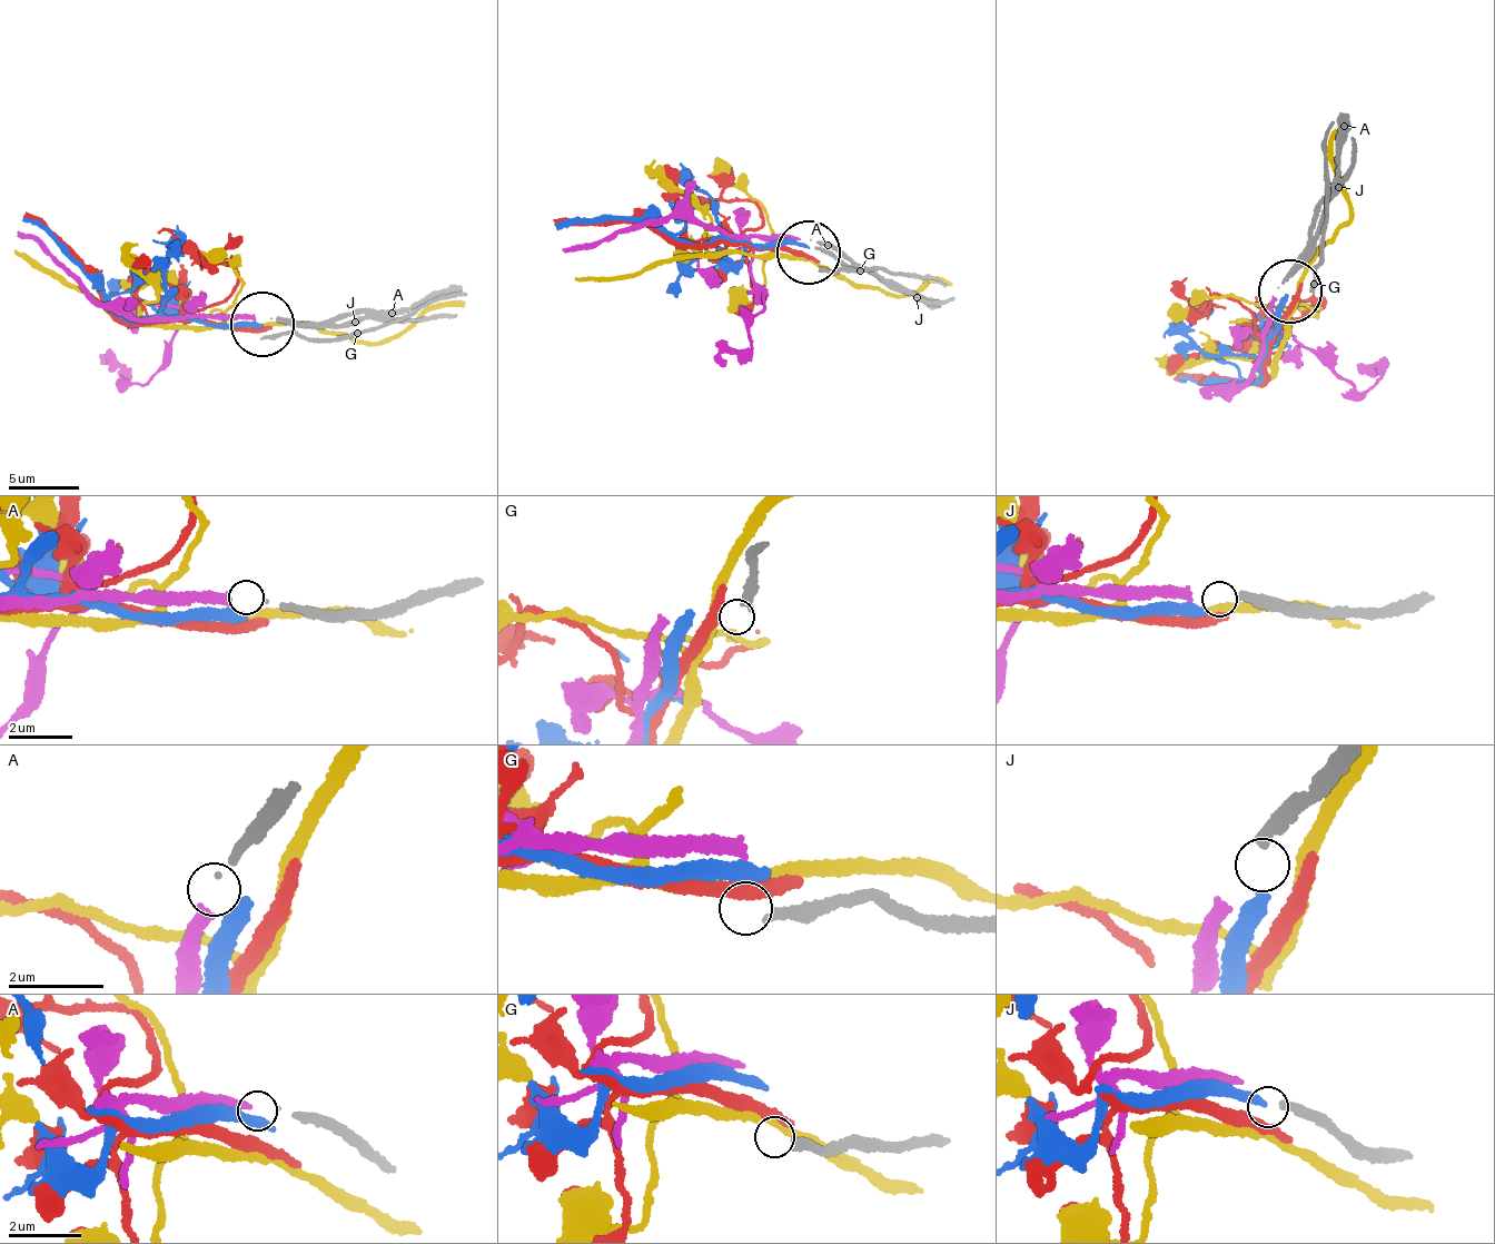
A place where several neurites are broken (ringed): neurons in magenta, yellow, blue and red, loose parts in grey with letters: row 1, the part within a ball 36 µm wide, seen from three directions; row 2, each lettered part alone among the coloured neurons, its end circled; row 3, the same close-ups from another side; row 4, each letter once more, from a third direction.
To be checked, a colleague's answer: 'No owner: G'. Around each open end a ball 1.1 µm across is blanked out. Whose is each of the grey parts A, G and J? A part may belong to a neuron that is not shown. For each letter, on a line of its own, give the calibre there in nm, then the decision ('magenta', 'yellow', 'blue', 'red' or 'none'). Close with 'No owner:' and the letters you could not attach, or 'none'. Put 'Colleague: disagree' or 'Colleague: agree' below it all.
A: calibre 130 nm; magenta
G: calibre 220 nm; none
J: calibre 240 nm; blue
No owner: G
Colleague: agree

